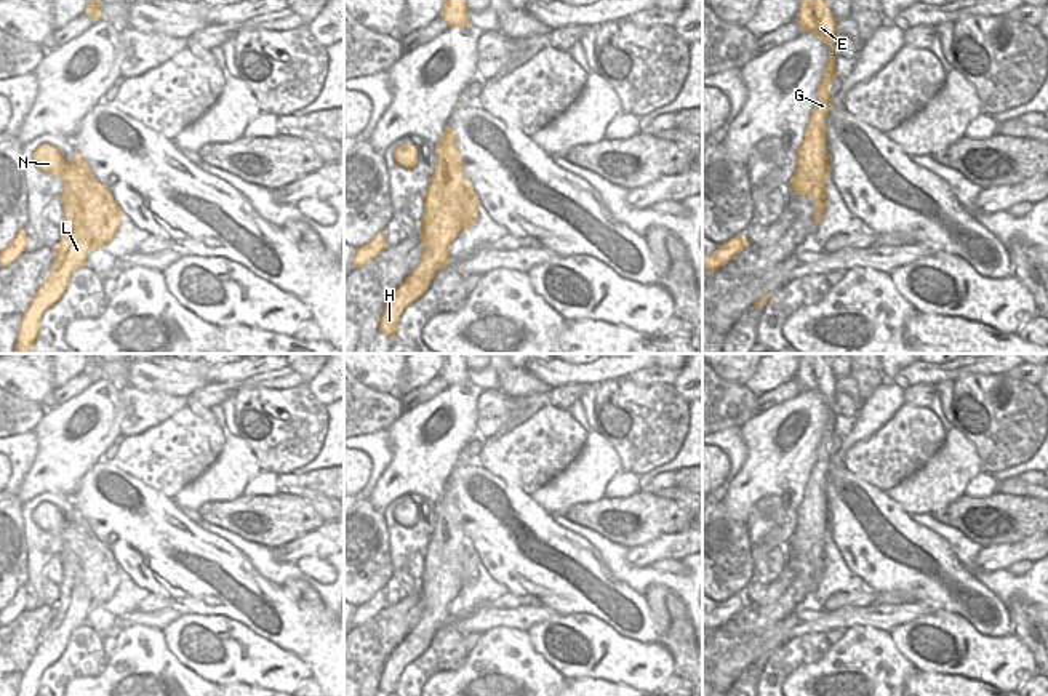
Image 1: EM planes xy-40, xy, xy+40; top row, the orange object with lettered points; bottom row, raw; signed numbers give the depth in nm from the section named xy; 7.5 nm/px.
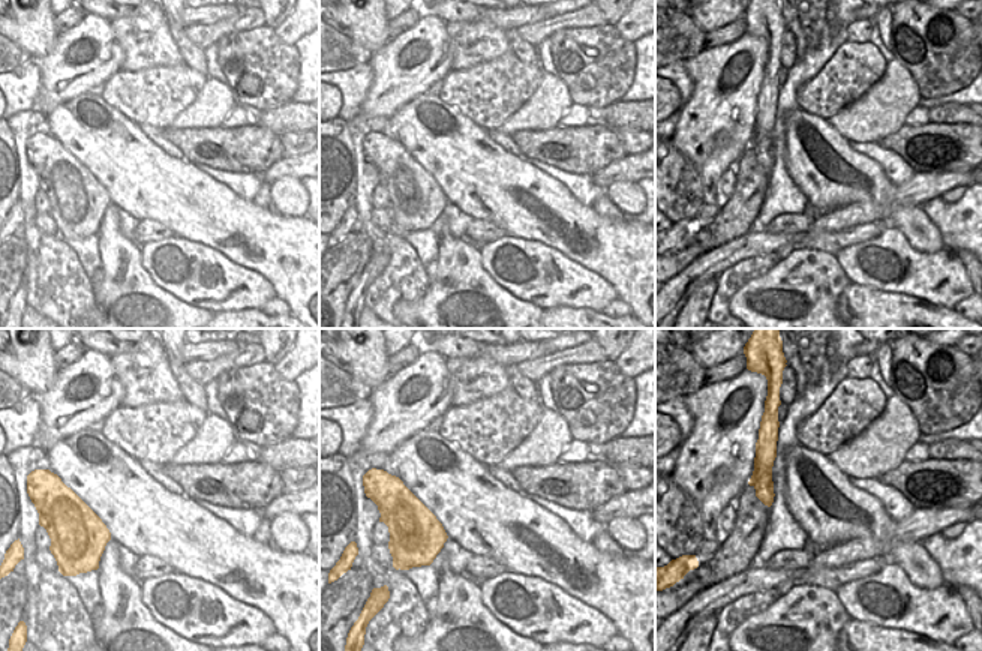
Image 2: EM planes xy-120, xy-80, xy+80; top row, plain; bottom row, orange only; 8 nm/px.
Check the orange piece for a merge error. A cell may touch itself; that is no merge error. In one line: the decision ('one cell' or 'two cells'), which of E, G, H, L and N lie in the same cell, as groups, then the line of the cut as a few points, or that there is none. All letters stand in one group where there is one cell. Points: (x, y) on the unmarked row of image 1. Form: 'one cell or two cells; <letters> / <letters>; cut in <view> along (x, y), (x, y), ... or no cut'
two cells; E G H L / N; cut in xy-40 along (66, 557), (72, 557), (77, 562), (95, 605)

